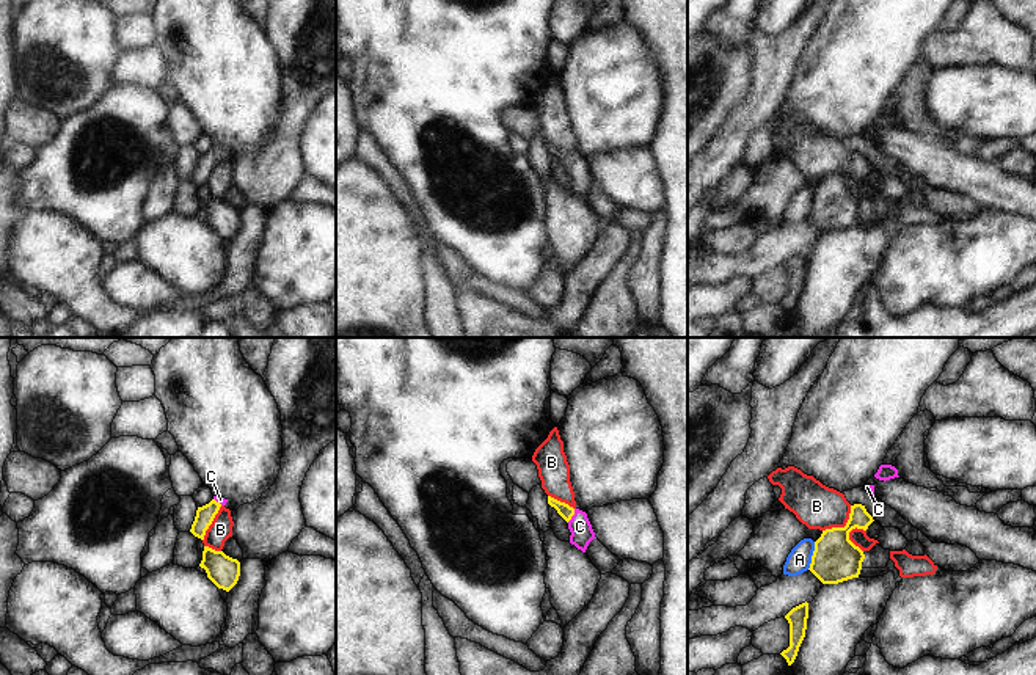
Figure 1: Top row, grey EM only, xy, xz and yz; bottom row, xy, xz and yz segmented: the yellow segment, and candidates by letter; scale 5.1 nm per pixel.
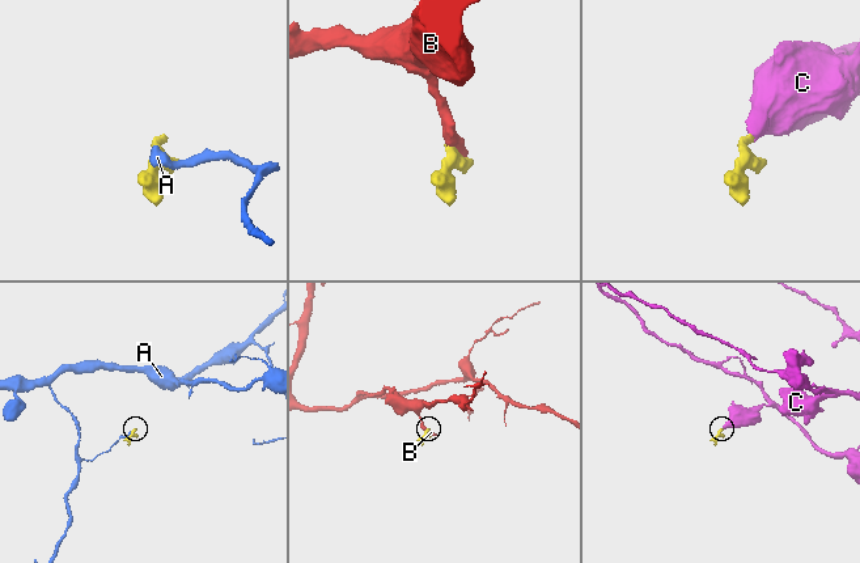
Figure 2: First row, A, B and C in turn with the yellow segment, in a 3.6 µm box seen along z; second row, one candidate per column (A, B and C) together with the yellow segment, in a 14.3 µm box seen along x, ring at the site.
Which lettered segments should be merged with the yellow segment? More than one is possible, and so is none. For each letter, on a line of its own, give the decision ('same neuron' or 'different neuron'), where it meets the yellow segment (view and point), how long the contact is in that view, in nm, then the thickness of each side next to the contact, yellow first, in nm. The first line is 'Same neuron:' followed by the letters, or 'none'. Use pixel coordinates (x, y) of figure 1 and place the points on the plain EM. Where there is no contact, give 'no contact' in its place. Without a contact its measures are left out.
Same neuron: C
A: different neuron | yz (812, 204) | 150 nm | 240/120 nm
B: different neuron | yz (845, 175) | 200 nm | 240/220 nm
C: same neuron | xz (573, 162) | 80 nm | 70/120 nm

